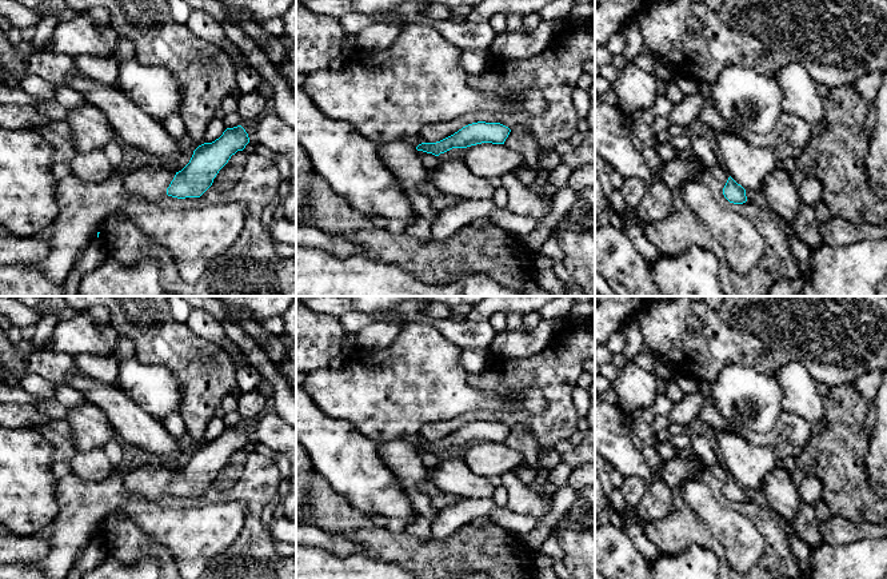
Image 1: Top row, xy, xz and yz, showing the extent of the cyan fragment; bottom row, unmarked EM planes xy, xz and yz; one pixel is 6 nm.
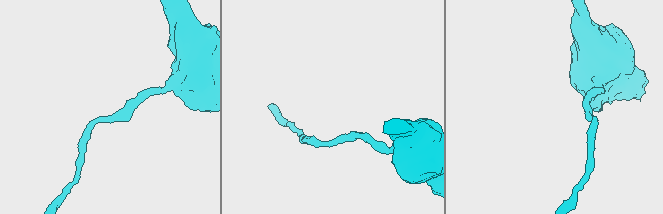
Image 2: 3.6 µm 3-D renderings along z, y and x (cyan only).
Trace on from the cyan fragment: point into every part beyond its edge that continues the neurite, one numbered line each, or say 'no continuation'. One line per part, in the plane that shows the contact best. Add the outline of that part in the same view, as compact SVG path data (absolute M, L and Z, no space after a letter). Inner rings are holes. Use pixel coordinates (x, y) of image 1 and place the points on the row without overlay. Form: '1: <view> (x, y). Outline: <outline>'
no continuation

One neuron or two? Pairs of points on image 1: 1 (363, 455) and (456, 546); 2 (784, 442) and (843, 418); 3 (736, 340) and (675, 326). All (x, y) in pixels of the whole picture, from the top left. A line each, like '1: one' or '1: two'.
1: two
2: two
3: one

